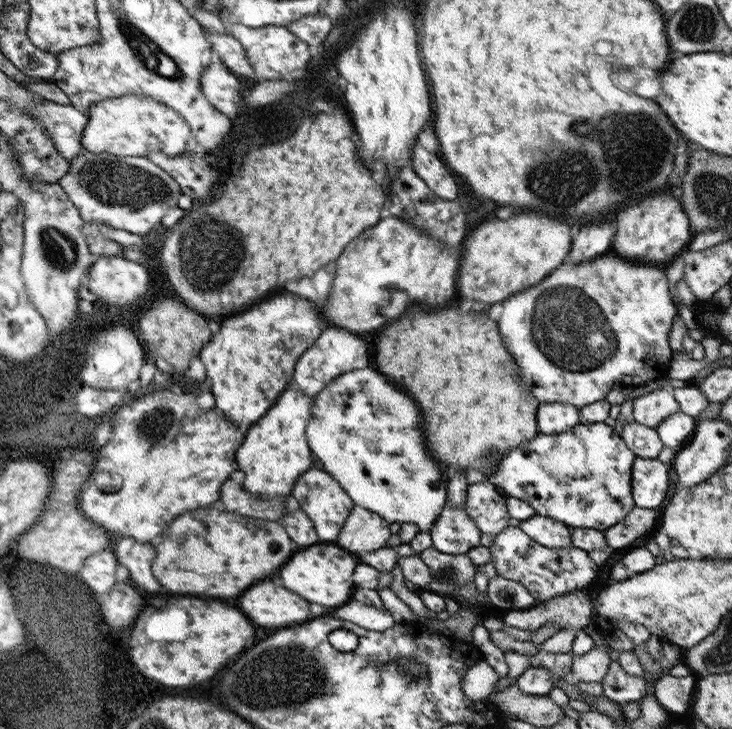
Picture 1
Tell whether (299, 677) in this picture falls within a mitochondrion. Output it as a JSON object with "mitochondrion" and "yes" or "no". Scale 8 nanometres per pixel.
{"mitochondrion":"yes"}

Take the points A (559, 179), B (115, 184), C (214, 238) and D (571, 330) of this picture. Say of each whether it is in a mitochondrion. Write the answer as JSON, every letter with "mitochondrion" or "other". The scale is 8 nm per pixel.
{"A":"mitochondrion","B":"mitochondrion","C":"mitochondrion","D":"mitochondrion"}

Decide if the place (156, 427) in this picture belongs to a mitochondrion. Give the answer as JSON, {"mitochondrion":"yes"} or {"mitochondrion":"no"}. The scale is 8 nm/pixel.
{"mitochondrion":"yes"}

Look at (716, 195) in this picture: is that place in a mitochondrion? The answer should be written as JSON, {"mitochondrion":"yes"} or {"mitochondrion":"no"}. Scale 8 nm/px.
{"mitochondrion":"yes"}

